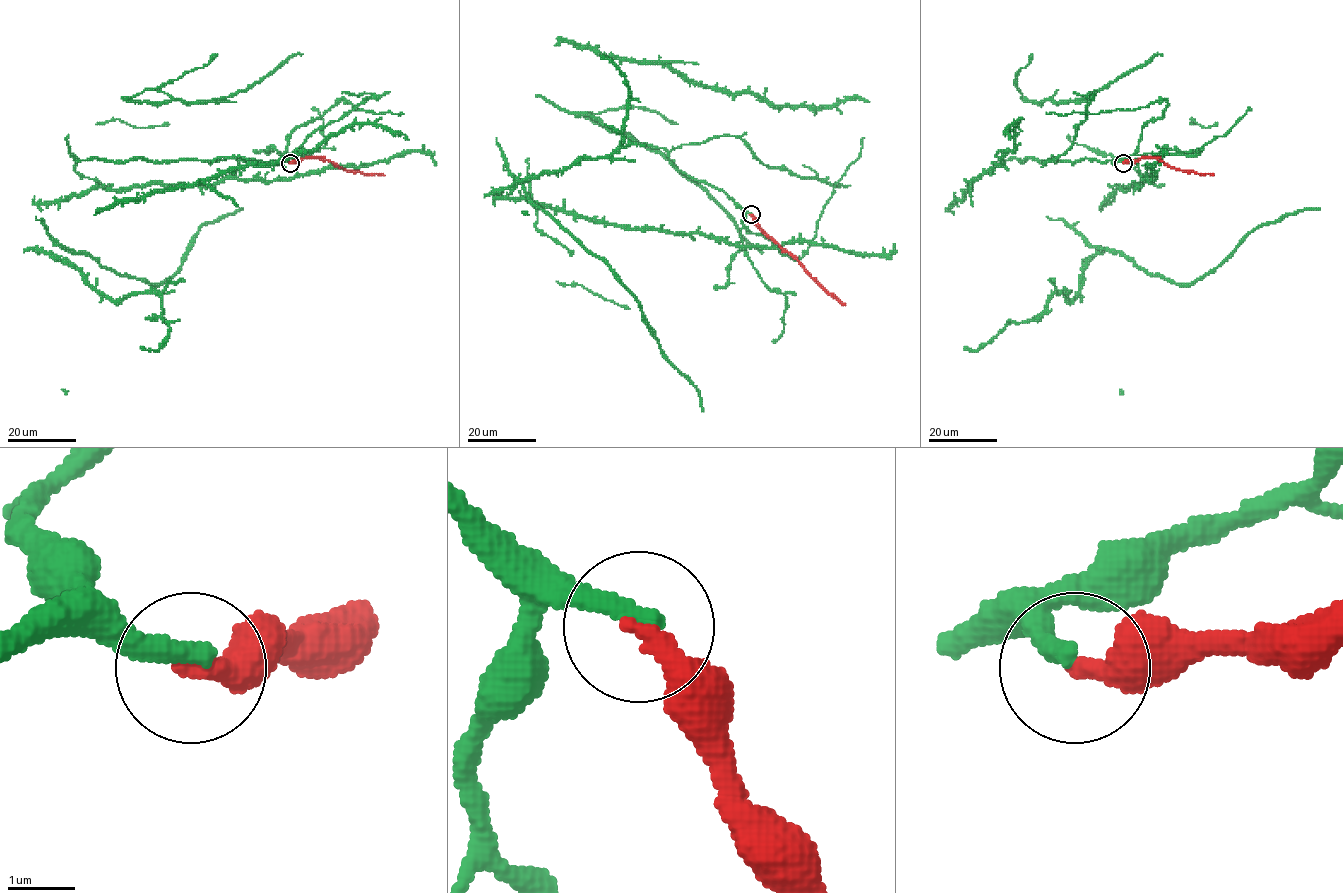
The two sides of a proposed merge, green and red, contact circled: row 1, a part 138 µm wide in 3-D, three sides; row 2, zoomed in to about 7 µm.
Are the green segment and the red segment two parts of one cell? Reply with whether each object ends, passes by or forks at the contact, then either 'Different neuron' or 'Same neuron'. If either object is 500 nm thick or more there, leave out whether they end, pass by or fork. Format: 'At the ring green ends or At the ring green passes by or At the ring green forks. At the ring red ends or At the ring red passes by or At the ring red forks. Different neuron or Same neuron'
At the ring green ends. At the ring red ends. Same neuron

